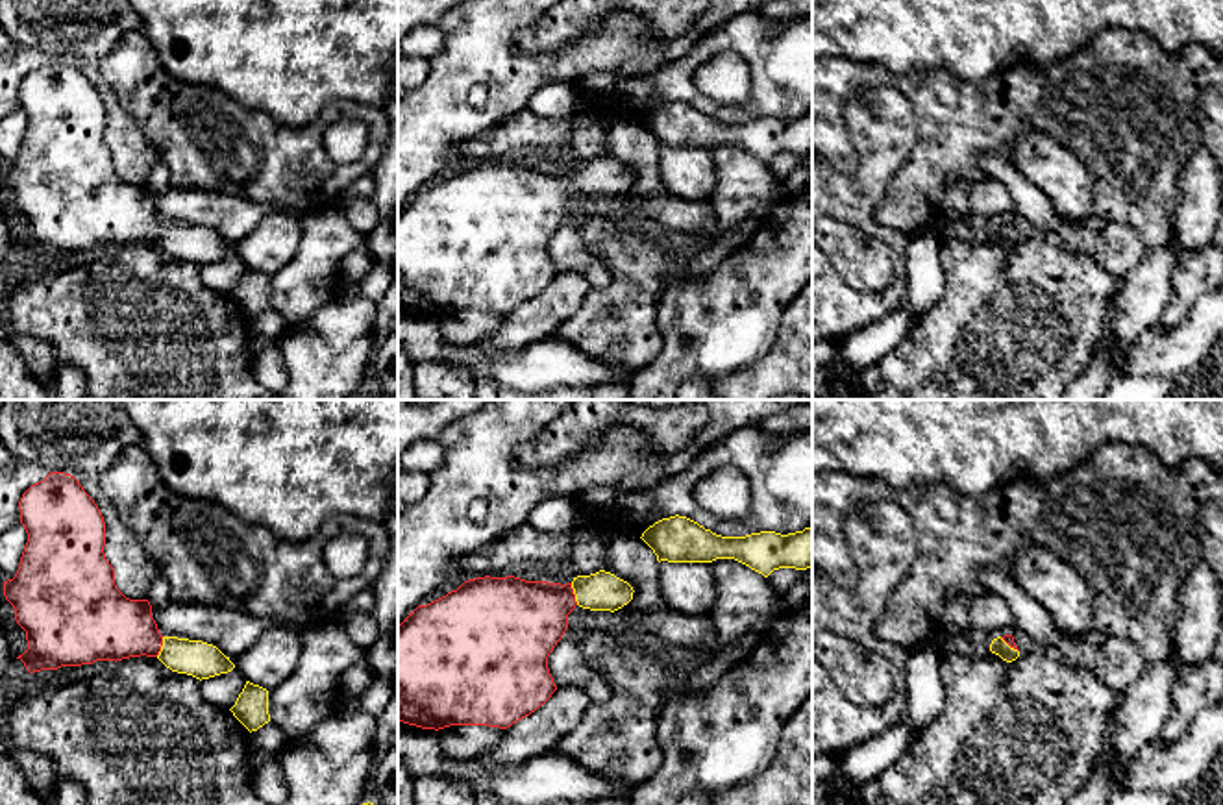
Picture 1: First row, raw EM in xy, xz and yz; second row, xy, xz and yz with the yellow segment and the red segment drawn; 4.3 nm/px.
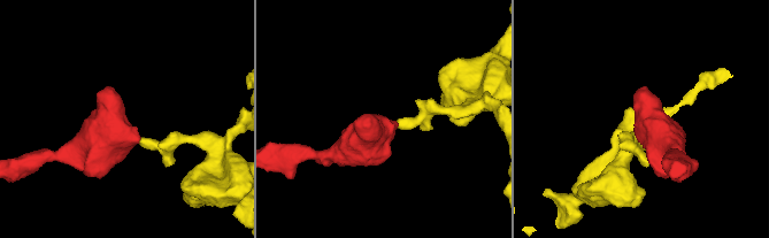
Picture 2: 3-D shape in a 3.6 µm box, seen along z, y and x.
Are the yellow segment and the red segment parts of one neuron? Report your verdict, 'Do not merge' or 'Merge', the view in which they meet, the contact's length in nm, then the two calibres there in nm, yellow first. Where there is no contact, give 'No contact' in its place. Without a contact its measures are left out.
Merge. Touches yellow in xz. Shared border 100 nm. Thickness 170 nm (yellow) against 340 nm

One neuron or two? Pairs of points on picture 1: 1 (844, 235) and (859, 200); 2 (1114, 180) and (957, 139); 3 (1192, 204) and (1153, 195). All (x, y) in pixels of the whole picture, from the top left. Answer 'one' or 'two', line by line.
1: two
2: one
3: two

